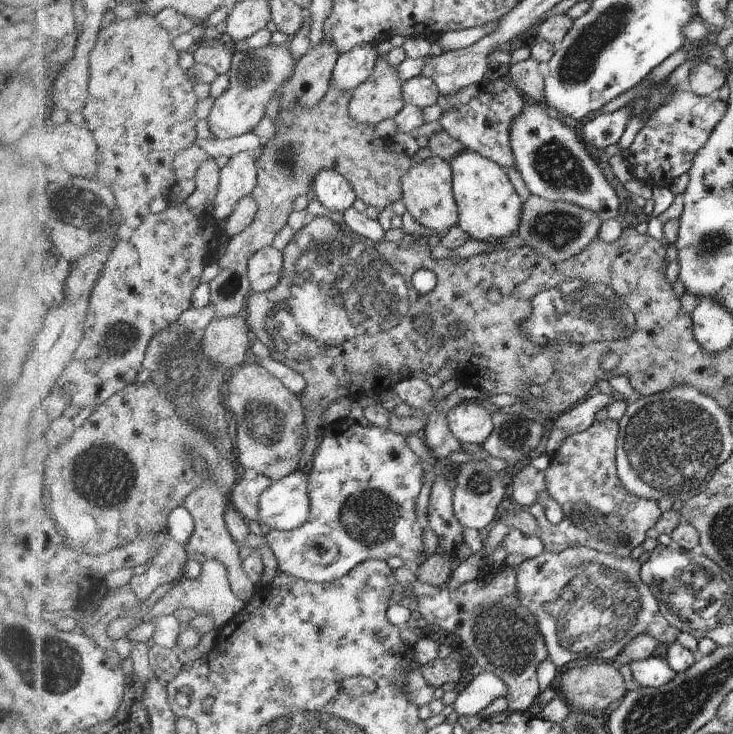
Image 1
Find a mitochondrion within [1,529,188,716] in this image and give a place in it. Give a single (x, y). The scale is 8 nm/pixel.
(55, 664)

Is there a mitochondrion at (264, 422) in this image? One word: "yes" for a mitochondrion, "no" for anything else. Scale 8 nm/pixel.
yes

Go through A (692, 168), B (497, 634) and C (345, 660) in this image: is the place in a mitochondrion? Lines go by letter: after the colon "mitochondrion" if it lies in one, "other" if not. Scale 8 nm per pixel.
A: other
B: mitochondrion
C: other

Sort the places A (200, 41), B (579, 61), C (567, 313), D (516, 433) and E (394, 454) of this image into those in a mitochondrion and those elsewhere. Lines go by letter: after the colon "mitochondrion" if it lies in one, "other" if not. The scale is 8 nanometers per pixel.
A: other
B: mitochondrion
C: mitochondrion
D: mitochondrion
E: other

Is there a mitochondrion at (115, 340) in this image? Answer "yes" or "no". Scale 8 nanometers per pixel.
yes

